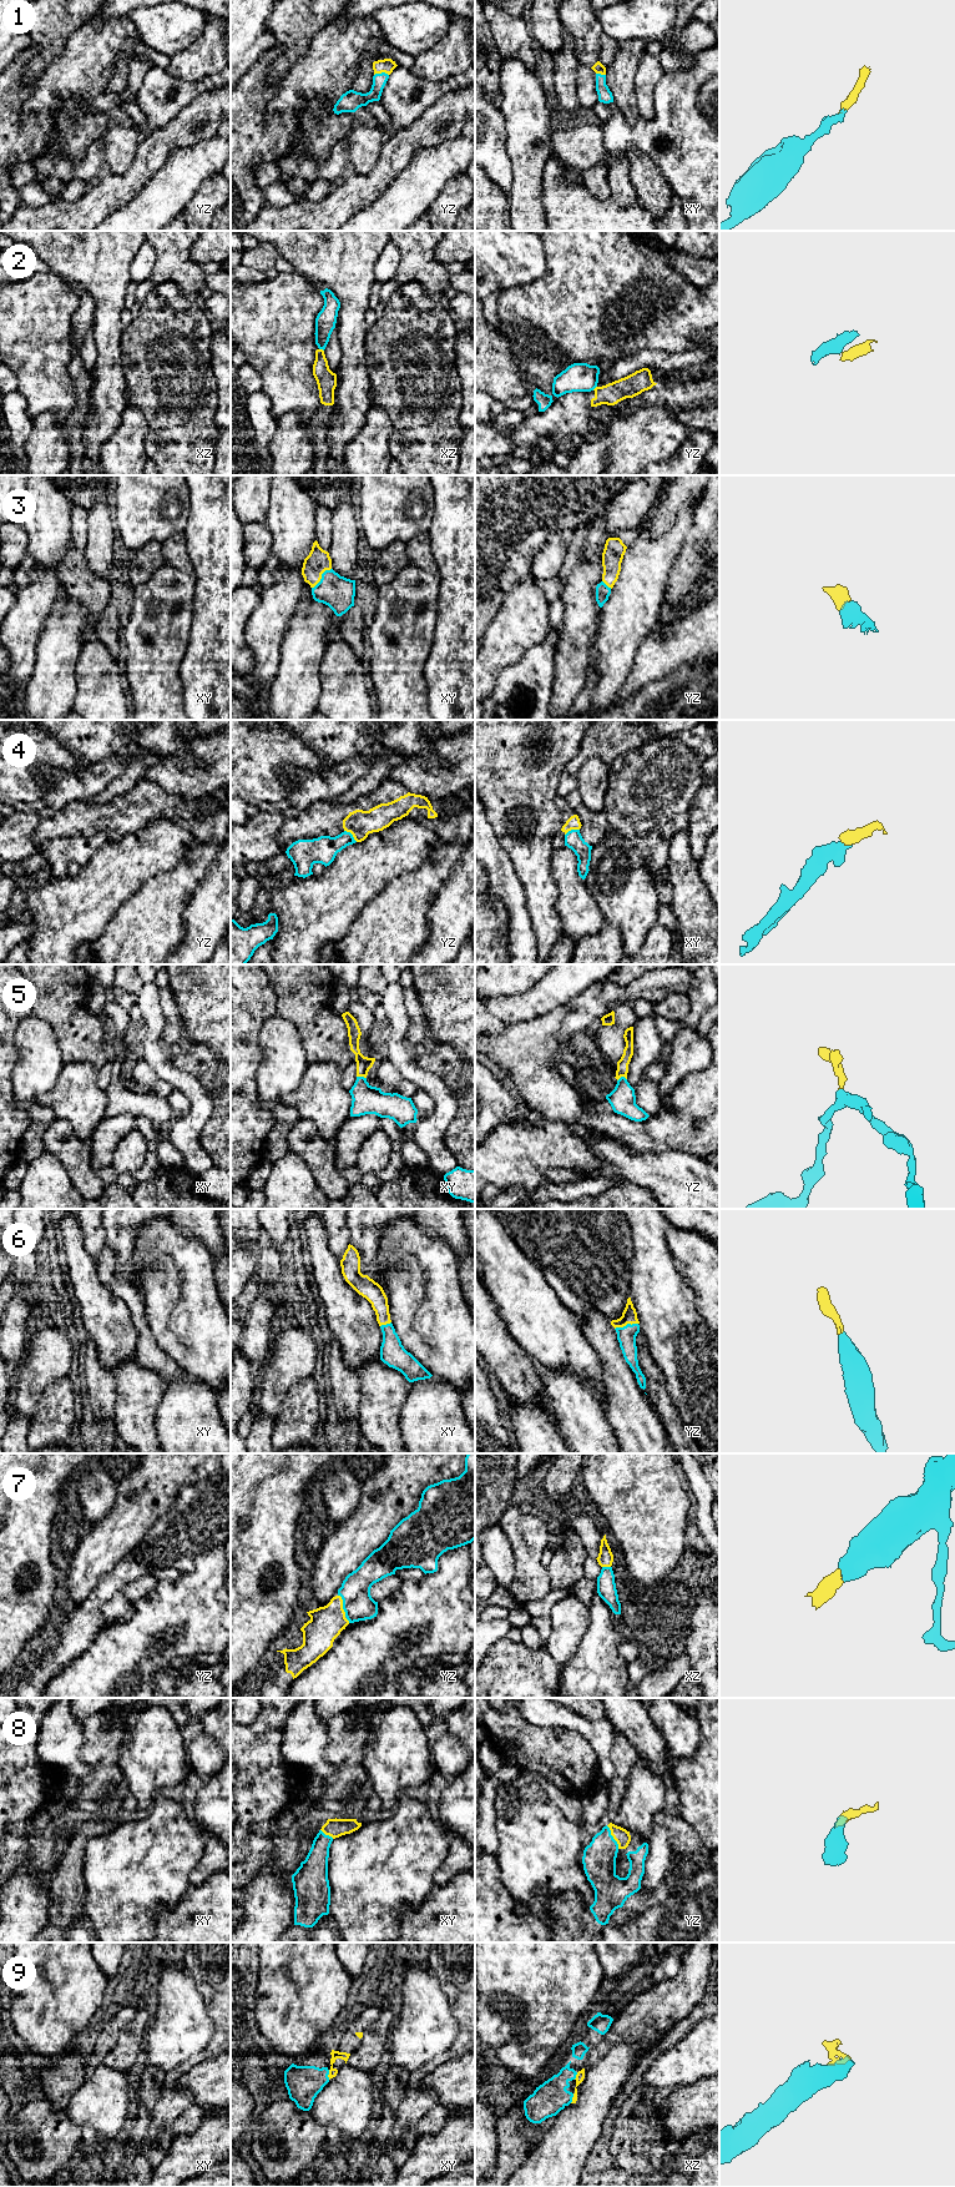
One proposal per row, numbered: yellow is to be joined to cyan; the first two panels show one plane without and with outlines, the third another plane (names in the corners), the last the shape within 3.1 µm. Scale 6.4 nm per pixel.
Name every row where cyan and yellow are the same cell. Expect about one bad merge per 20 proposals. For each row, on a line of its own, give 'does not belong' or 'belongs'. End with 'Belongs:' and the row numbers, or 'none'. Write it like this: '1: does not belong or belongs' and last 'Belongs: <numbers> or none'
1: belongs
2: does not belong
3: belongs
4: does not belong
5: belongs
6: belongs
7: belongs
8: belongs
9: does not belong
Belongs: 1, 3, 5, 6, 7, 8

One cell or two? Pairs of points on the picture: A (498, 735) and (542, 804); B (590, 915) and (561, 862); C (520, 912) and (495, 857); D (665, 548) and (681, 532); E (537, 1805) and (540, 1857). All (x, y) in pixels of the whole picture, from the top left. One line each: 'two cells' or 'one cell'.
A: one cell
B: one cell
C: one cell
D: one cell
E: one cell

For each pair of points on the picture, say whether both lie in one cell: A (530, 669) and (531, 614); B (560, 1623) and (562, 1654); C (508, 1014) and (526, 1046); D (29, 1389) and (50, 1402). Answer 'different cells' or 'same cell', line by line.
A: different cells
B: same cell
C: different cells
D: different cells

